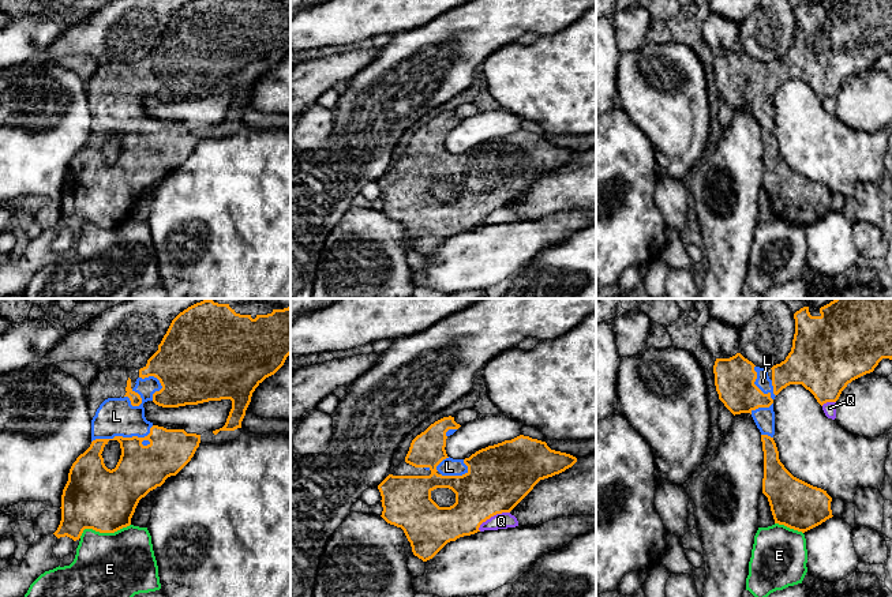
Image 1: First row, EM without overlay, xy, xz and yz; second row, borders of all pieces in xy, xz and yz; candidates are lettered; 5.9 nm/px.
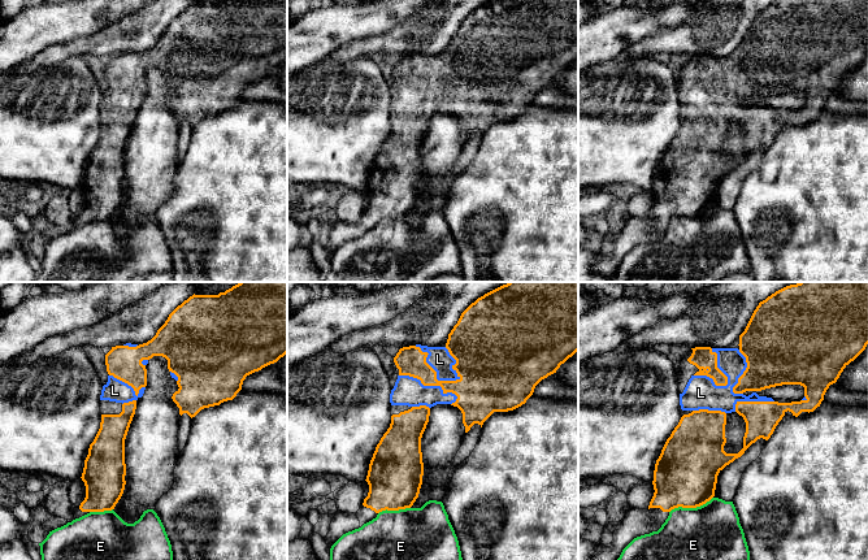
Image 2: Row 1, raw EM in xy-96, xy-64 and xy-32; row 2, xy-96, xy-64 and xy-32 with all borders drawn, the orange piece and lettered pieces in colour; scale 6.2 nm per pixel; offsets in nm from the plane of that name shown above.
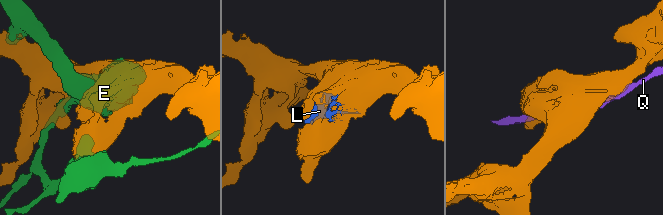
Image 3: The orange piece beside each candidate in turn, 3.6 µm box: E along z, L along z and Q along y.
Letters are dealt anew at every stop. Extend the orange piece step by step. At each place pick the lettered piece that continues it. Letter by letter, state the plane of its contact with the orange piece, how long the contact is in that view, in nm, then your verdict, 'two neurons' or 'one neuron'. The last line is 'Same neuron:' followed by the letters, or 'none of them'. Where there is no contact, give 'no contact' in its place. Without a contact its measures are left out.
E: meets orange in xy; contact 320 nm long; two neurons
L: meets orange in xy; contact 380 nm long; one neuron
Q: meets orange in xz; contact 220 nm long; two neurons
Same neuron: L

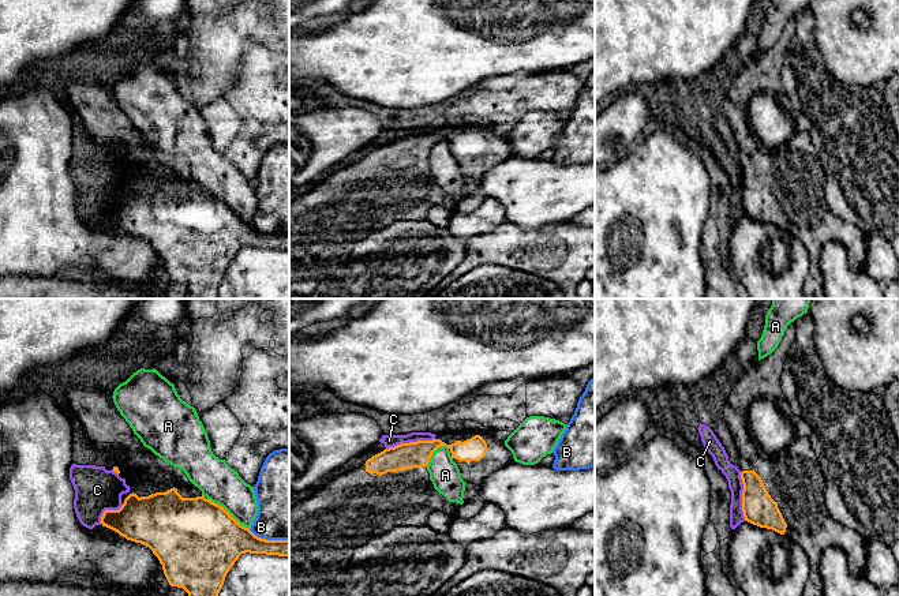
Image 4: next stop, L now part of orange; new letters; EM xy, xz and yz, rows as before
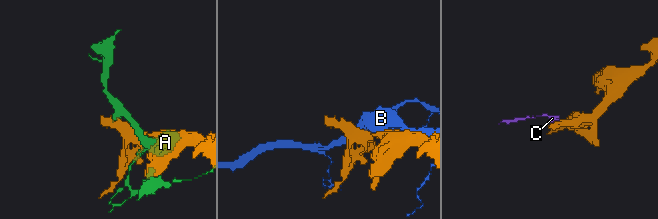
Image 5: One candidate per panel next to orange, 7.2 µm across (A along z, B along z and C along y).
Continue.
A: meets orange in xy; contact 300 nm long; two neurons
B: meets orange in xy; contact 260 nm long; two neurons
C: meets orange in xz; contact 300 nm long; two neurons
Same neuron: none of them

